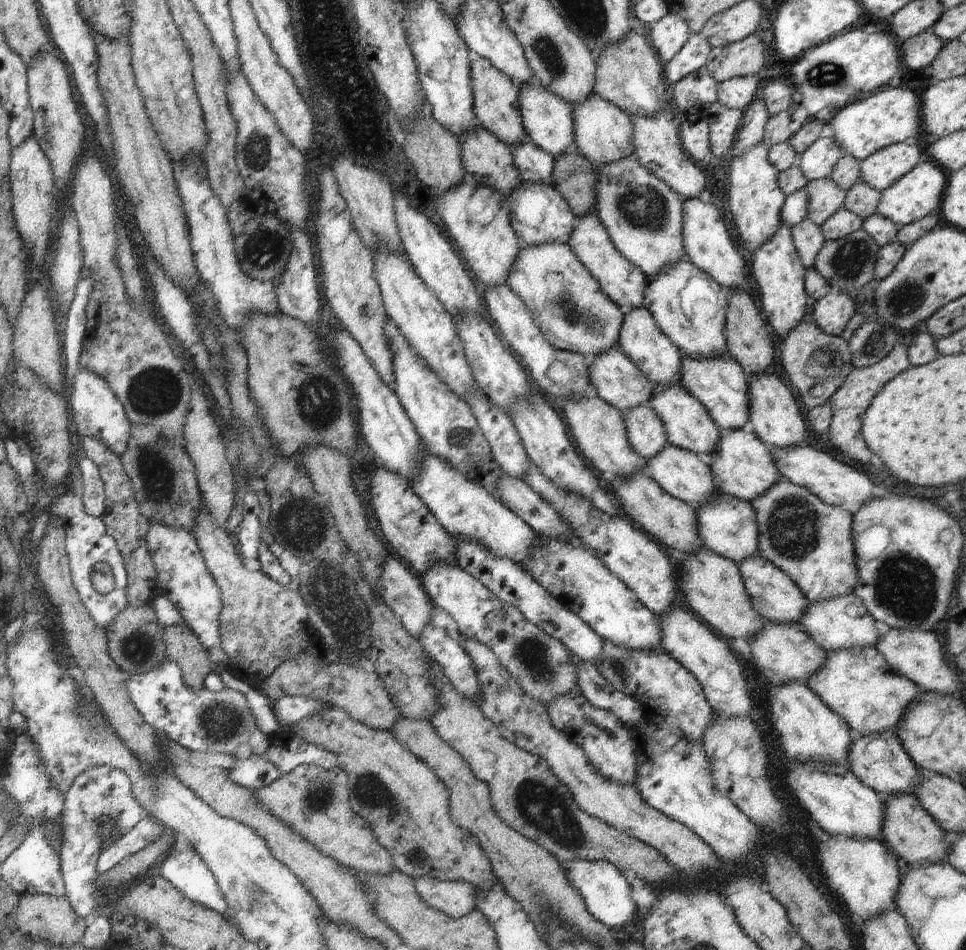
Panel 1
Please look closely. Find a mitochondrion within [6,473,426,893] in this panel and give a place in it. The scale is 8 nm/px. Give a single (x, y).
(339, 616)

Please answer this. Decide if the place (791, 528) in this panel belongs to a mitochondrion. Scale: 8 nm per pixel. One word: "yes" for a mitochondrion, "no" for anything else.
yes

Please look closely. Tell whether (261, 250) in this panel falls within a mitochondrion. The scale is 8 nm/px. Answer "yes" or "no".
yes

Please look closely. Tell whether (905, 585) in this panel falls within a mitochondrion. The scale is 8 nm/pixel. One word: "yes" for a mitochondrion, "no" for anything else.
yes

